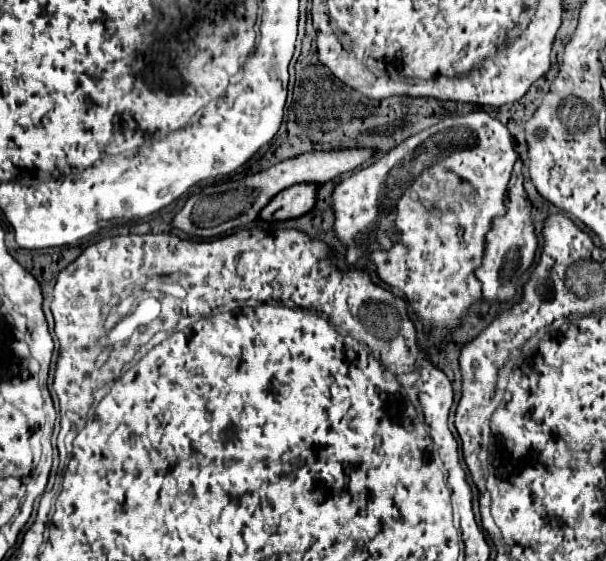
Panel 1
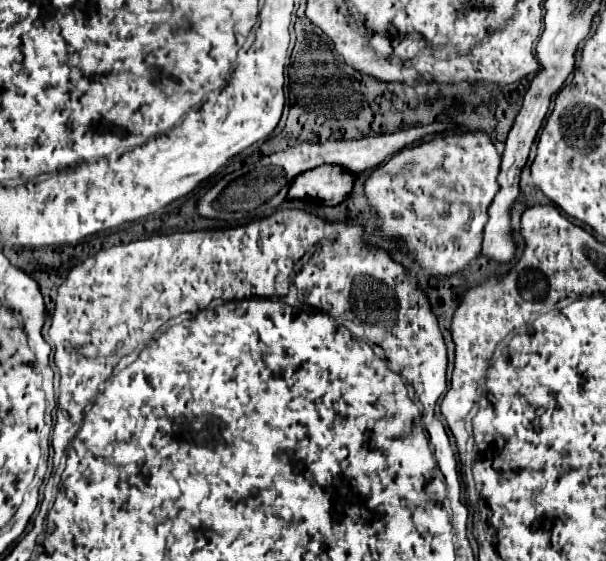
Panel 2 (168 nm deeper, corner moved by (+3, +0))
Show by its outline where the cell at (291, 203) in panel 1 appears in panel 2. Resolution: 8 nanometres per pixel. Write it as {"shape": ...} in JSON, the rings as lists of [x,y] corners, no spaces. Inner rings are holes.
{"shape":[[[324,165],[302,173],[292,181],[292,189],[288,191],[288,201],[294,199],[318,199],[324,205],[338,205],[352,189],[354,175],[338,165]]]}

